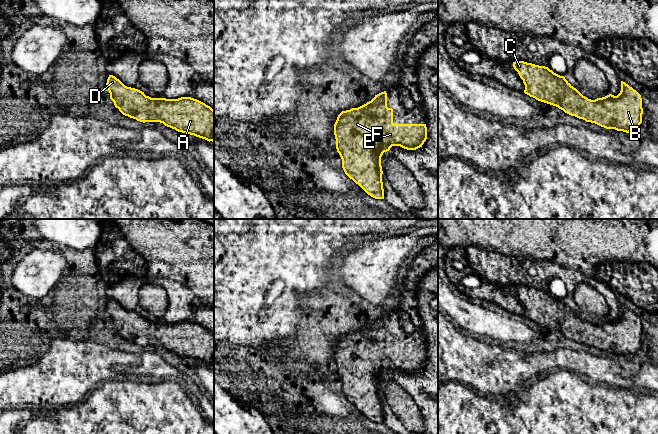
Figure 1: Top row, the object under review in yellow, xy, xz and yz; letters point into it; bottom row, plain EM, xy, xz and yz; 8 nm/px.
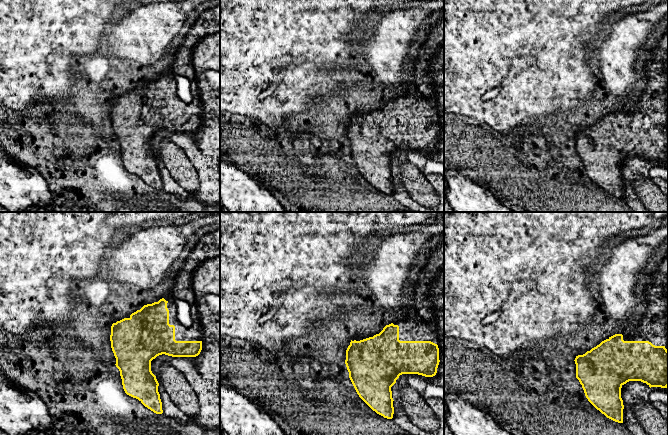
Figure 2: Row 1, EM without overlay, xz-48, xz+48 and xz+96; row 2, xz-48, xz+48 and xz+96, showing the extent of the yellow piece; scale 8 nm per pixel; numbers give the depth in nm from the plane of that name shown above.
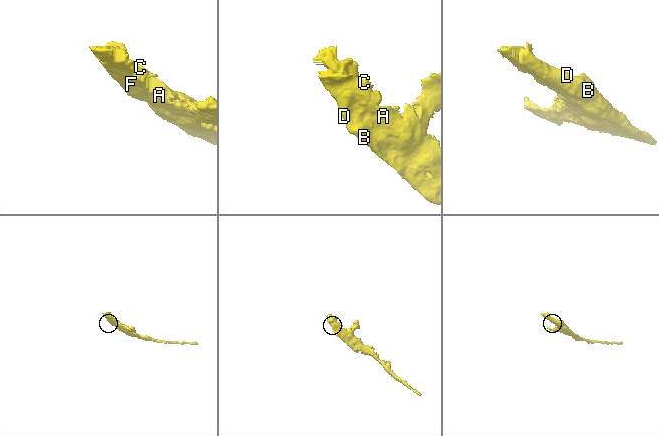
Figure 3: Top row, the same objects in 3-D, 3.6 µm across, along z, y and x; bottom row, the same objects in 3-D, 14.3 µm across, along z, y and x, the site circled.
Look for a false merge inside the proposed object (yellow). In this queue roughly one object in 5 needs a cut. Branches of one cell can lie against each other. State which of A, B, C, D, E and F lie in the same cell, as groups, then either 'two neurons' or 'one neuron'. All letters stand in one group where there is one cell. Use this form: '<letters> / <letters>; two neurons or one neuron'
A B C D E F; one neuron

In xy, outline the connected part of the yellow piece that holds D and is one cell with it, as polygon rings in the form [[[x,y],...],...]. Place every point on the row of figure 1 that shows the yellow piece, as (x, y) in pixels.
[[[109,75],[107,88],[110,99],[119,111],[140,122],[160,122],[178,132],[214,142],[214,110],[191,98],[151,98],[144,92],[125,86]]]

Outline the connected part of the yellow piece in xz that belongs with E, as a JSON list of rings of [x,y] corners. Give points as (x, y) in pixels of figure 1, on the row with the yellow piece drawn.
[[[381,92],[366,104],[342,111],[334,124],[336,149],[342,159],[345,174],[368,195],[384,199],[381,157],[392,146],[416,150],[427,139],[426,124],[394,124],[393,109],[387,107],[387,93]]]

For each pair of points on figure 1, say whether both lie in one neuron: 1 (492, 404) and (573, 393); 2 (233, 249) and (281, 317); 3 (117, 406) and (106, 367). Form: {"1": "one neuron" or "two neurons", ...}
{"1": "one neuron", "2": "one neuron", "3": "two neurons"}

